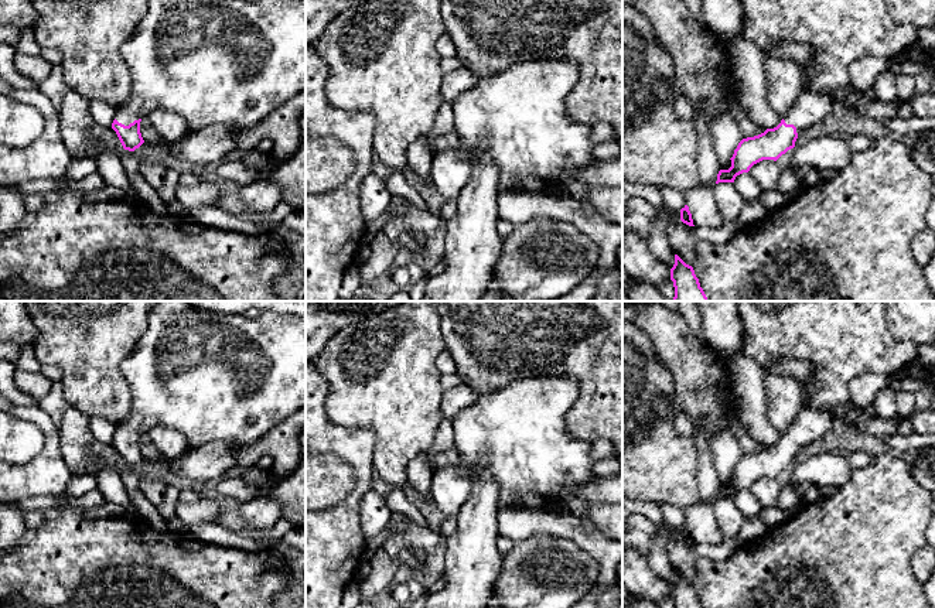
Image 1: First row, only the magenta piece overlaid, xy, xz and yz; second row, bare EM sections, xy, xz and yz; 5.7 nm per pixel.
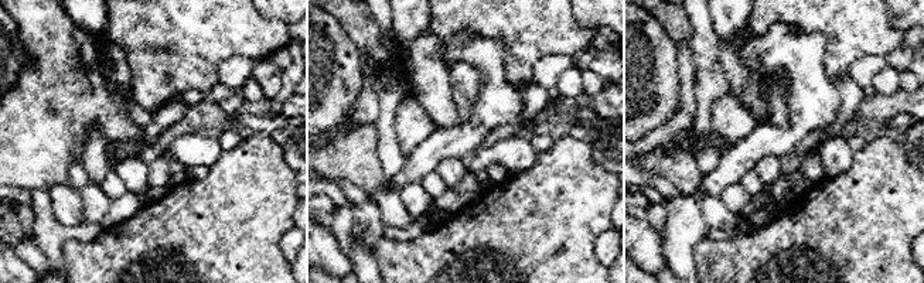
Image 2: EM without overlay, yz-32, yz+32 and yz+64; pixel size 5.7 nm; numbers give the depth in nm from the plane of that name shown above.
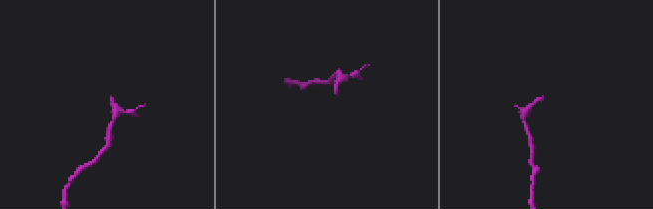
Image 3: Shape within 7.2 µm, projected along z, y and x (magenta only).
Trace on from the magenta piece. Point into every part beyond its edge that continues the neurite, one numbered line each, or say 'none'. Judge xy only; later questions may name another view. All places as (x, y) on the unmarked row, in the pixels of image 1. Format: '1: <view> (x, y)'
1: xy (212, 376)

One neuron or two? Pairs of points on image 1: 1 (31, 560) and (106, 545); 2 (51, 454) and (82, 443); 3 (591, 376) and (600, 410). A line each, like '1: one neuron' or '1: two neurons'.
1: one neuron
2: two neurons
3: one neuron

